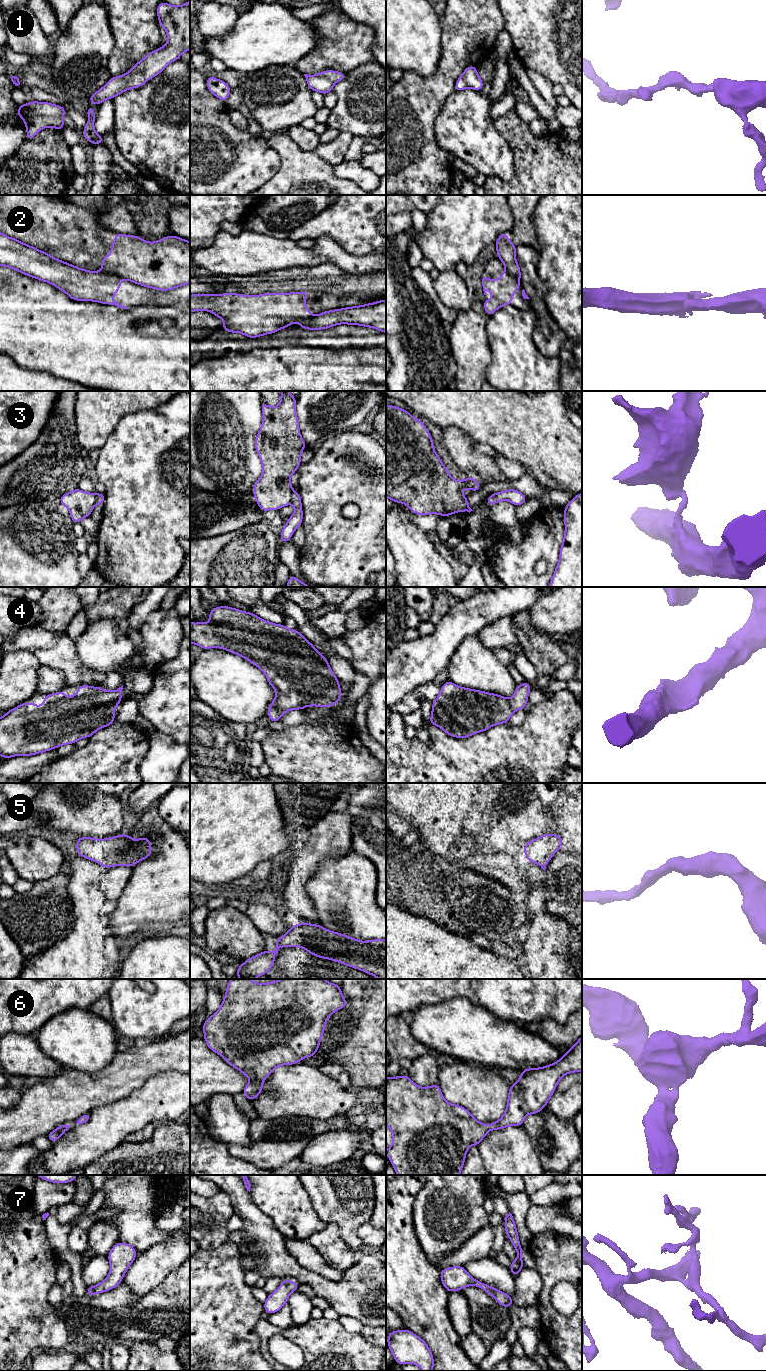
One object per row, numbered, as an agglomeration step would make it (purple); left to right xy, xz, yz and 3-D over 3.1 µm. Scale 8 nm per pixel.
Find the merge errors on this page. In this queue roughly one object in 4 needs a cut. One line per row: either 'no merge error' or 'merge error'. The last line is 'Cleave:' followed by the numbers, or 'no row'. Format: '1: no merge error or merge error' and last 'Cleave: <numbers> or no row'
1: no merge error
2: merge error
3: merge error
4: no merge error
5: no merge error
6: no merge error
7: no merge error
Cleave: 2, 3

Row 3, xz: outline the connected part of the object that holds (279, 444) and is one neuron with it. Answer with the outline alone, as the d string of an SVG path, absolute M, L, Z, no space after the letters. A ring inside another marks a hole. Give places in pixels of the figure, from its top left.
M281 391L280 404L276 407L262 402L263 421L255 437L255 450L262 463L262 475L254 483L253 496L261 511L280 510L293 498L290 477L301 465L301 454L306 443L300 434L296 413L296 400L289 391Z

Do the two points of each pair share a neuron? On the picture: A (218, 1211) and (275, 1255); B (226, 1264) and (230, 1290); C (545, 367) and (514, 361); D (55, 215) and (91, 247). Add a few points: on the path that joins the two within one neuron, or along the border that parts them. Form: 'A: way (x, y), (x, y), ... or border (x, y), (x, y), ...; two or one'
A: border (224, 1191), (229, 1197), (234, 1213); two
B: way (226, 1270), (226, 1284); one
C: way (537, 367), (522, 367); one
D: way (62, 224), (82, 244); one

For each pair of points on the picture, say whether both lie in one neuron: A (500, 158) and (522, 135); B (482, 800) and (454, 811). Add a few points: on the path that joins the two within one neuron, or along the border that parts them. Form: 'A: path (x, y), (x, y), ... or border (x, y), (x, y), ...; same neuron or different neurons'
A: border (496, 128), (512, 150), (516, 165), (515, 170); different neurons
B: border (475, 793), (472, 805), (465, 817); different neurons

